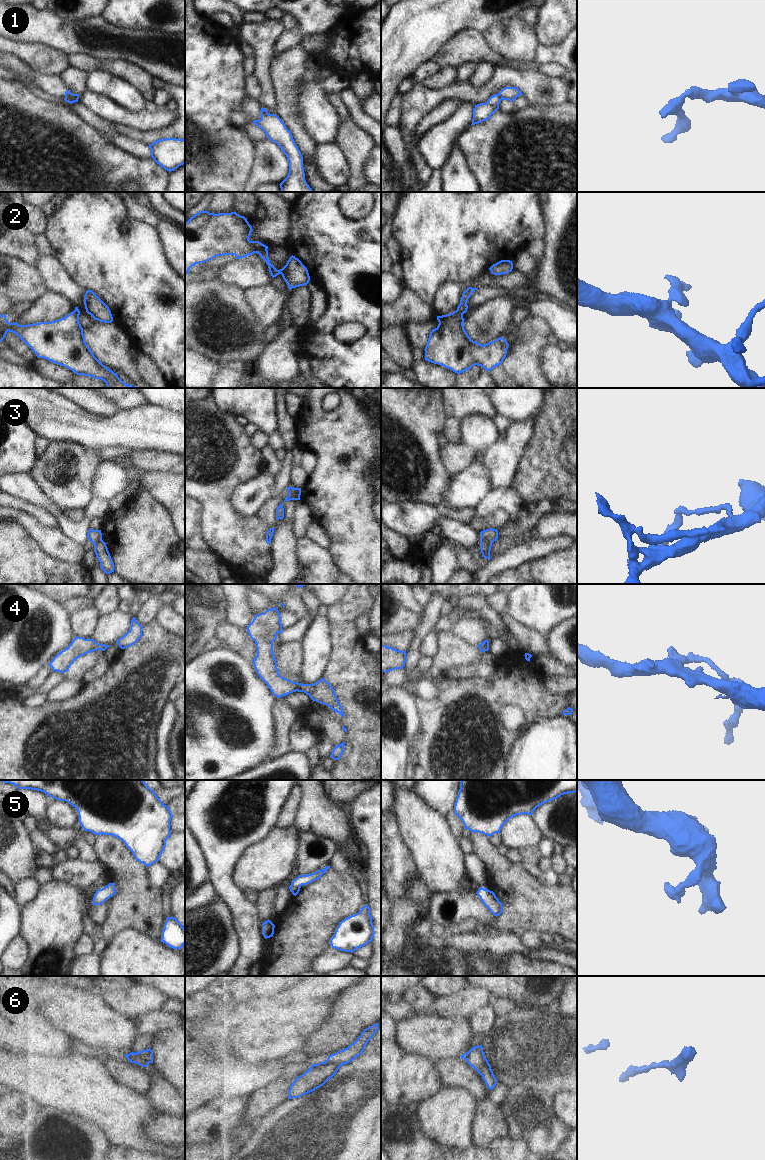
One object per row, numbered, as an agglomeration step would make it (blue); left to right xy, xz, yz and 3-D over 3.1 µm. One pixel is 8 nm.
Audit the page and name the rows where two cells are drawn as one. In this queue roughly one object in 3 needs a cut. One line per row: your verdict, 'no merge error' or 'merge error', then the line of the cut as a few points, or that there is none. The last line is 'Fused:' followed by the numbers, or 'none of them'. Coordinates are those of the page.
1: merge error | yz (498, 94), (501, 99)
2: no merge error | no cut
3: merge error | xz (293, 488), (293, 497), (295, 499)
4: no merge error | no cut
5: no merge error | no cut
6: merge error | xy (133, 1054), (135, 1058), (142, 1059), (148, 1063)
Fused: 1, 3, 6

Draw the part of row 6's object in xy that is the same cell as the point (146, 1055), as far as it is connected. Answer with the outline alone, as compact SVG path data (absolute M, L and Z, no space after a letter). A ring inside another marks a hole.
M150 1048L134 1054L133 1058L143 1060L147 1063L153 1063L153 1050Z

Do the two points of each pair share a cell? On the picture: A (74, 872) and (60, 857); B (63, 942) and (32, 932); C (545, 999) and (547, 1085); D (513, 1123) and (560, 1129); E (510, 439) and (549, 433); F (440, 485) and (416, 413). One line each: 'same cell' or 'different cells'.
A: different cells
B: same cell
C: different cells
D: same cell
E: different cells
F: same cell

